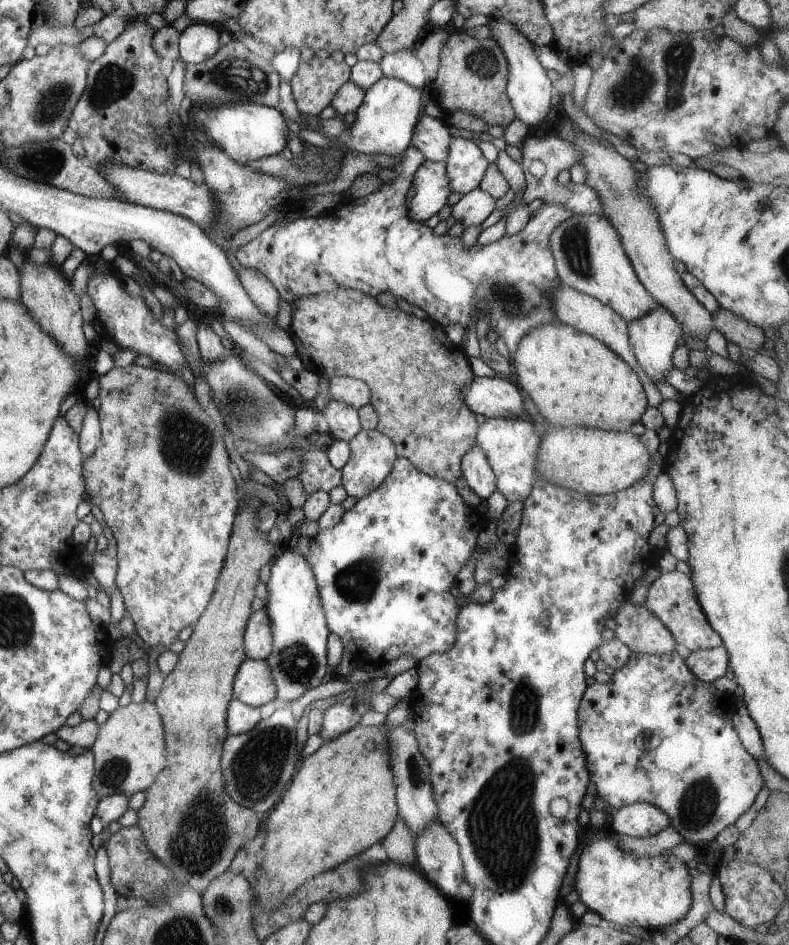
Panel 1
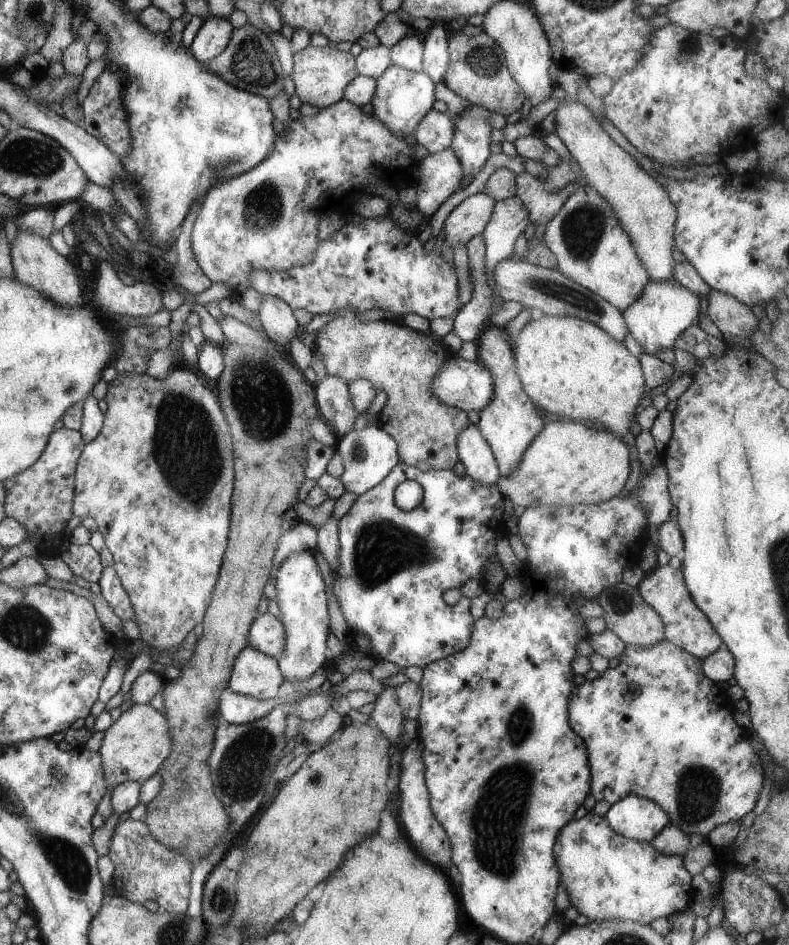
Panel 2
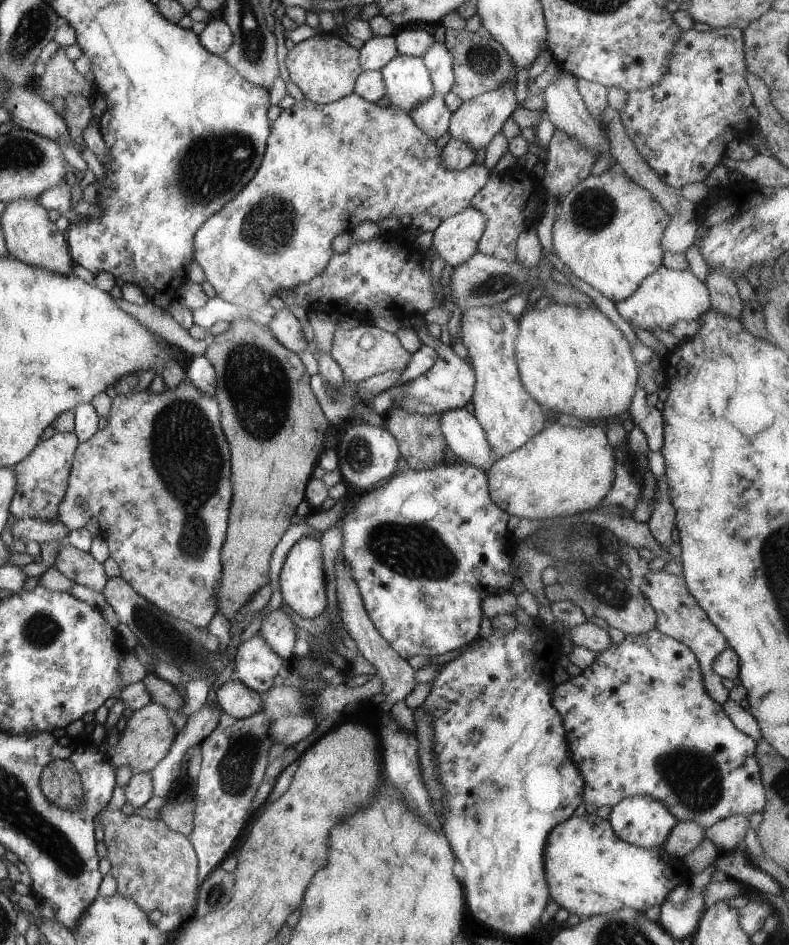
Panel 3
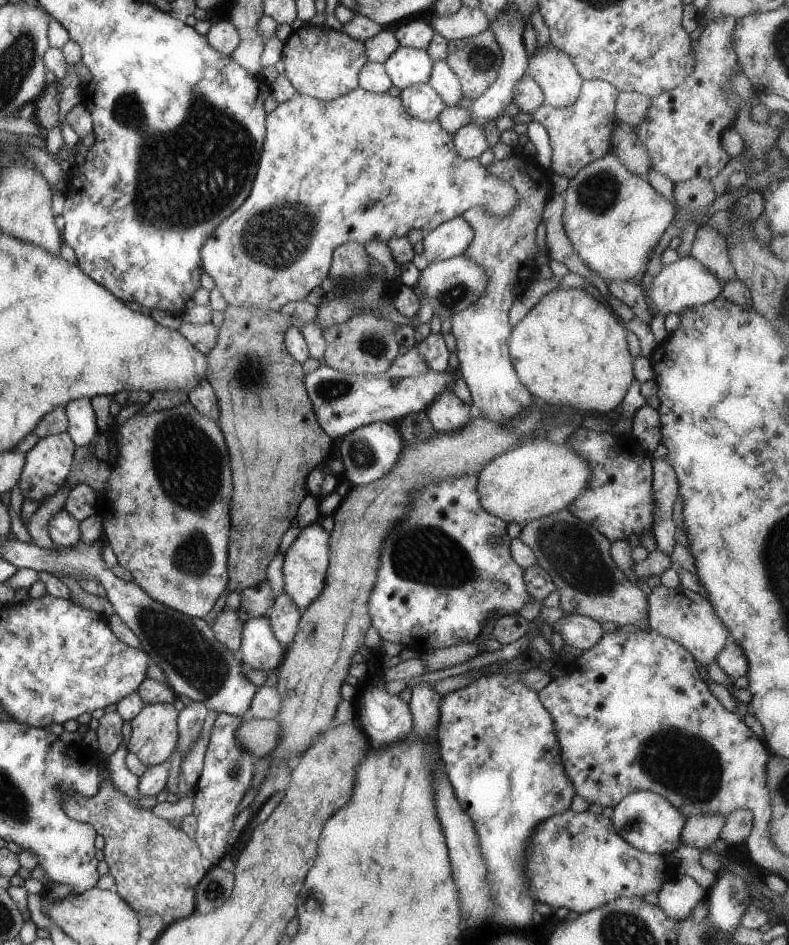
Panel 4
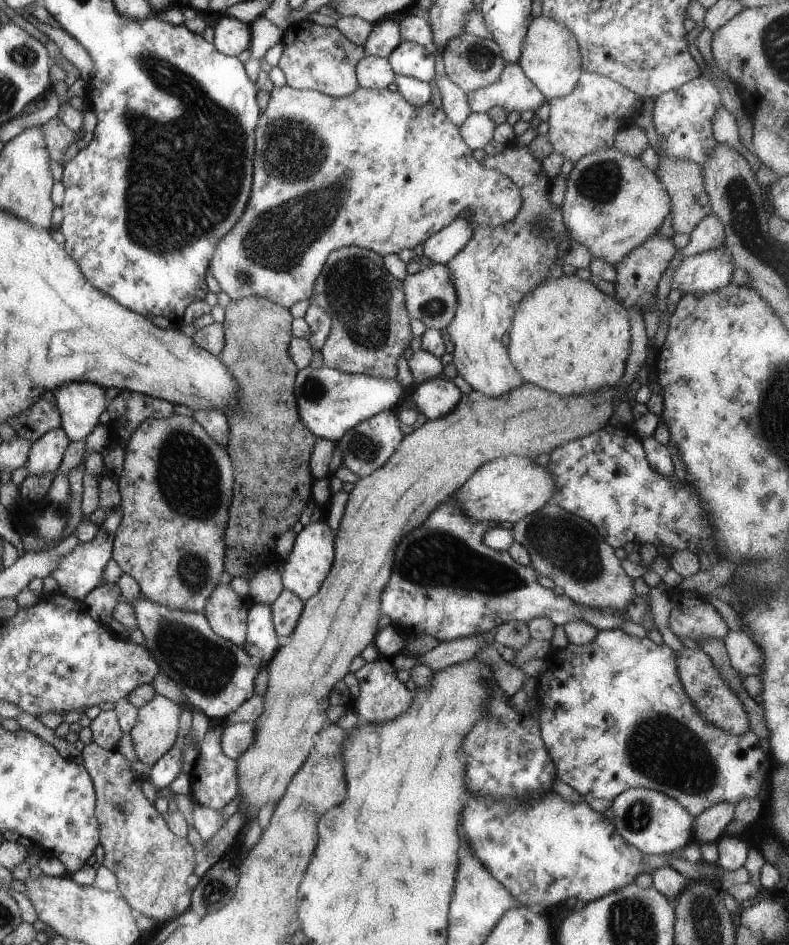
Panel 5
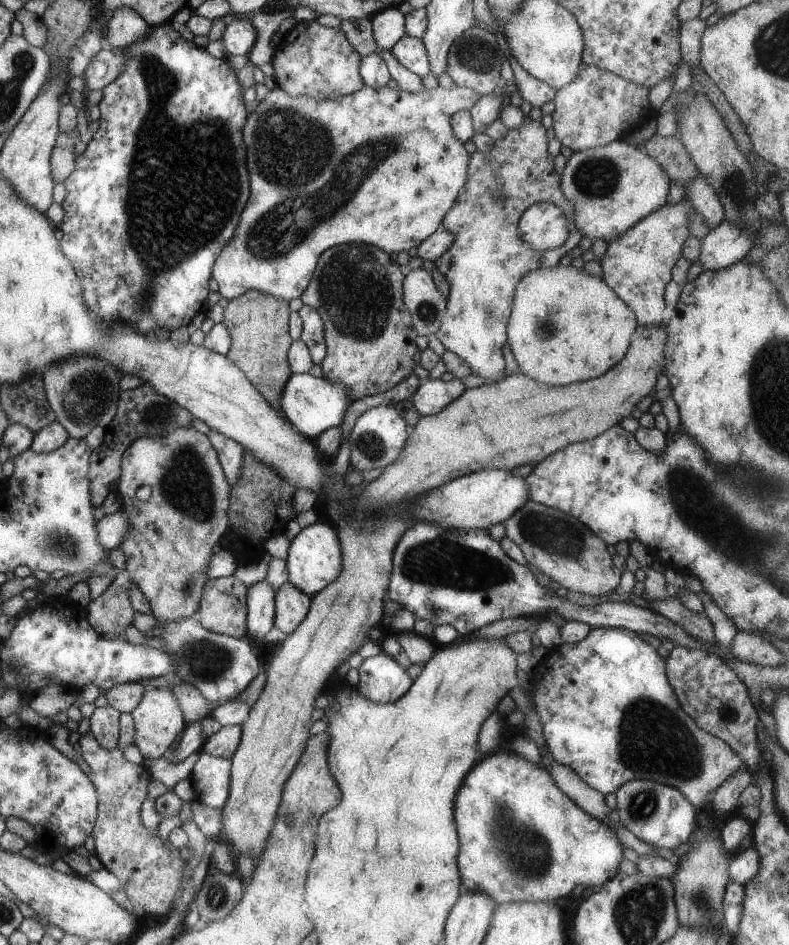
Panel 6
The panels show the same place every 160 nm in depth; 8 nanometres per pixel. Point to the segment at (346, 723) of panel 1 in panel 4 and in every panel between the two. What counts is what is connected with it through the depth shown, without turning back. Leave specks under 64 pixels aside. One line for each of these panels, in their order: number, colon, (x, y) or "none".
2: (318, 732)
3: (289, 730)
4: (259, 736)

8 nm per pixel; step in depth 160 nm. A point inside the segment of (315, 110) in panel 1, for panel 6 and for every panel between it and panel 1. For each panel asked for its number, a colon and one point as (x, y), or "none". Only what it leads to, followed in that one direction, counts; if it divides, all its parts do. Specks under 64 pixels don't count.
2: (320, 74)
3: (325, 68)
4: (322, 63)
5: (314, 57)
6: (312, 60)

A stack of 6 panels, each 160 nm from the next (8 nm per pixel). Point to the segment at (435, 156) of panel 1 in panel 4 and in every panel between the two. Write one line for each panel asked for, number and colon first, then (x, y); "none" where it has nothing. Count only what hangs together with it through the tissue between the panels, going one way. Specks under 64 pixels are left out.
2: (435, 131)
3: (432, 116)
4: (421, 101)

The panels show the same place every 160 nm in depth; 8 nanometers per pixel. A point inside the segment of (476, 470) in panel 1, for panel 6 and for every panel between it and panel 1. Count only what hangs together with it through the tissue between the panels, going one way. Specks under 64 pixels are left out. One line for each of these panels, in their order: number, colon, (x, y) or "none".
2: (474, 452)
3: (464, 435)
4: (447, 413)
5: (434, 398)
6: (431, 396)

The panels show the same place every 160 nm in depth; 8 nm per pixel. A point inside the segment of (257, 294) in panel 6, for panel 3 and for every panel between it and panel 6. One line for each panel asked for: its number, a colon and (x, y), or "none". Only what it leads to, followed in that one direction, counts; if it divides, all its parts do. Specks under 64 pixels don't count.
3: (275, 428)
4: (274, 441)
5: (270, 447)

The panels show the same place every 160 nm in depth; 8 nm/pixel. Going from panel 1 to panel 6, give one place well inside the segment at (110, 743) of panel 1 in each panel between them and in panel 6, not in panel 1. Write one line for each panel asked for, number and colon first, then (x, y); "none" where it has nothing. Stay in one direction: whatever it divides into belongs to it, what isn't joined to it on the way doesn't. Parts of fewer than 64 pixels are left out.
2: (134, 747)
3: (148, 736)
4: (154, 737)
5: (154, 734)
6: (158, 719)

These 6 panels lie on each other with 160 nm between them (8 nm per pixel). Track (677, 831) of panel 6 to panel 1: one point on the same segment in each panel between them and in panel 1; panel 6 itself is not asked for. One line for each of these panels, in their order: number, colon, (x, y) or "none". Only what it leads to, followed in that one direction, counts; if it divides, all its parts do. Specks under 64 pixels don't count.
1: (636, 820)
2: (639, 819)
3: (641, 820)
4: (648, 822)
5: (656, 824)

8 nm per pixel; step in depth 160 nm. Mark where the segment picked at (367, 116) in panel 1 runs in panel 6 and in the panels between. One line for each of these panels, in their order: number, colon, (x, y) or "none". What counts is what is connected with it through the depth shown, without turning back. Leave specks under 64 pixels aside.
2: (402, 97)
3: (407, 80)
4: (407, 67)
5: (410, 59)
6: (410, 51)

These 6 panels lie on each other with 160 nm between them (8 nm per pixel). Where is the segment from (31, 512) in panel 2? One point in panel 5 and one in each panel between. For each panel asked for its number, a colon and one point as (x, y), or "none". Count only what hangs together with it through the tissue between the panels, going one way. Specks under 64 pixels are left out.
3: (42, 477)
4: (47, 466)
5: (45, 455)

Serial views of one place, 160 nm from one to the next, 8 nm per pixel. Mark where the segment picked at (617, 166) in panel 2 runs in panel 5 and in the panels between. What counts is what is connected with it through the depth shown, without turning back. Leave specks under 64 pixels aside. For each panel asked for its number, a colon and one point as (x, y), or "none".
3: (564, 107)
4: (552, 70)
5: (550, 57)

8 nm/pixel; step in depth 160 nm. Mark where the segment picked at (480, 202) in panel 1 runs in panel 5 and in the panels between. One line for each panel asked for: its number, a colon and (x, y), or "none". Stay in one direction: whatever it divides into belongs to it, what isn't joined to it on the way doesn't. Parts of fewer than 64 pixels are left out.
2: (469, 218)
3: (455, 240)
4: (451, 239)
5: (446, 243)

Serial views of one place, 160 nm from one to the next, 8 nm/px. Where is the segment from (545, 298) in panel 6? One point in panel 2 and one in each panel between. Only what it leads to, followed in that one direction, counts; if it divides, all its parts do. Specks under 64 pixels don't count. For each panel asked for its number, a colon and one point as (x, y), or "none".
2: (572, 367)
3: (573, 361)
4: (570, 350)
5: (567, 336)

